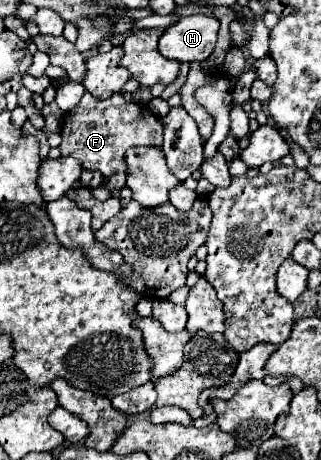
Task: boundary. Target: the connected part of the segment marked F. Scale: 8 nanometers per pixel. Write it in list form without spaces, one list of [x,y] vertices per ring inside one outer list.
[[[86,91],[78,107],[64,115],[60,137],[62,137],[60,143],[62,155],[76,157],[84,169],[100,171],[108,179],[106,187],[114,191],[122,189],[128,177],[124,161],[126,149],[138,145],[162,147],[162,121],[150,111],[146,103],[126,101],[122,93],[114,93],[108,99],[98,99]]]

